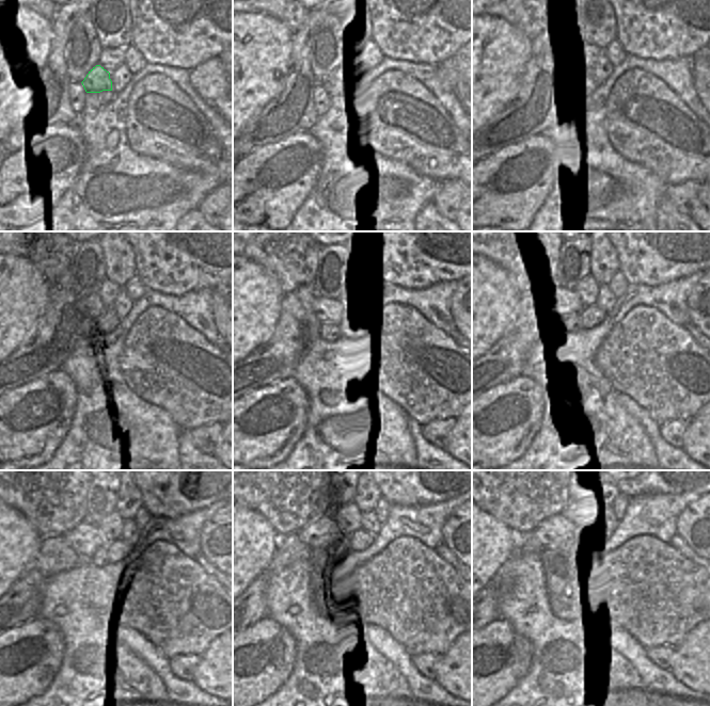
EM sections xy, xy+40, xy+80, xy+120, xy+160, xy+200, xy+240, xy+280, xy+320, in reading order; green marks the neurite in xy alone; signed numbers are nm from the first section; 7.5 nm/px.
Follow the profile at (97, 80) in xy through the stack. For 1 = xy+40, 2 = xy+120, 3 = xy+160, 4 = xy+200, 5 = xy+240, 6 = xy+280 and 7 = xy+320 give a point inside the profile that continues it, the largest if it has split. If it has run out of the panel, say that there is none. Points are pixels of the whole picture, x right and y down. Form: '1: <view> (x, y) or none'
1: xy+40 (333, 83)
2: xy+120 (90, 307)
3: xy+160 (329, 310)
4: xy+200 (566, 305)
5: xy+240 (85, 540)
6: xy+280 (321, 533)
7: xy+320 (550, 532)

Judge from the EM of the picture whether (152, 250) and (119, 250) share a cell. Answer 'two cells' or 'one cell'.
two cells

